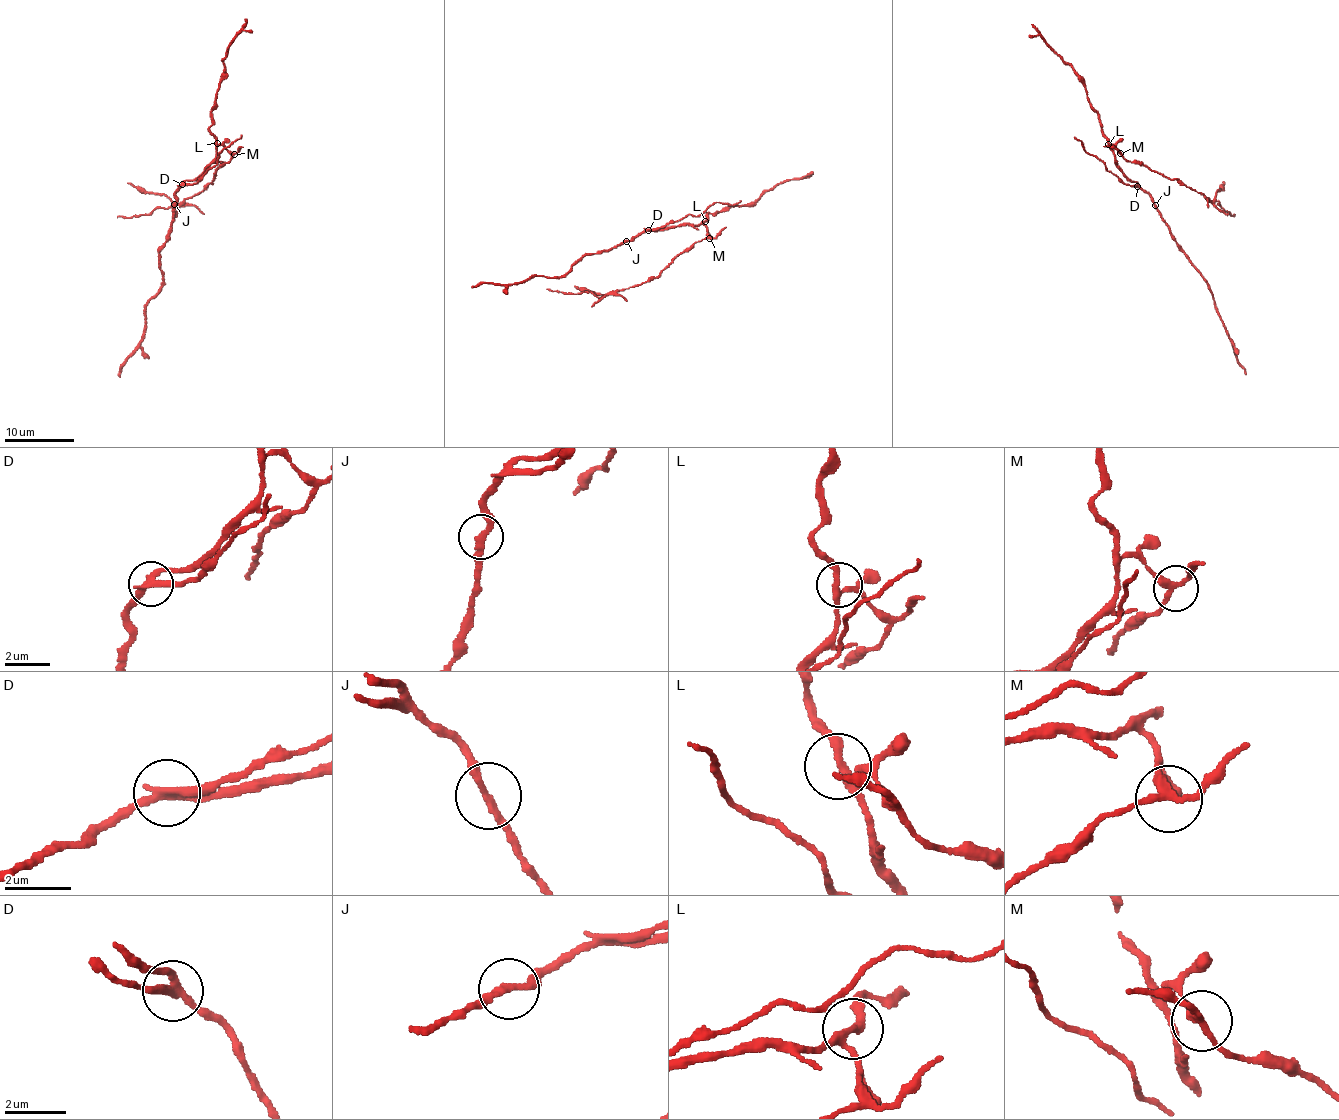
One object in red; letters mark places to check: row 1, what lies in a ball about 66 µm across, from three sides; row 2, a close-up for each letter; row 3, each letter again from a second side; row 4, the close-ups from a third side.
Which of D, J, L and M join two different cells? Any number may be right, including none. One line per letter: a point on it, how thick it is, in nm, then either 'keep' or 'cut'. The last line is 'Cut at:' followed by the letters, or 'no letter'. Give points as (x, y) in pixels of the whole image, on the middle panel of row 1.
D: place (648, 230); calibre 240 nm; cut
J: place (626, 241); calibre 240 nm; keep
L: place (705, 221); calibre 240 nm; keep
M: place (709, 238); calibre 200 nm; cut
Cut at: D, M

